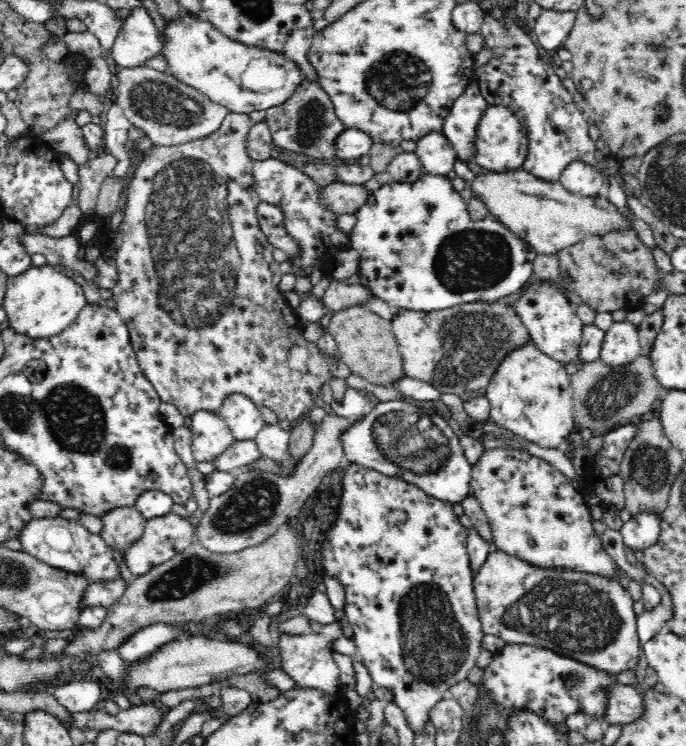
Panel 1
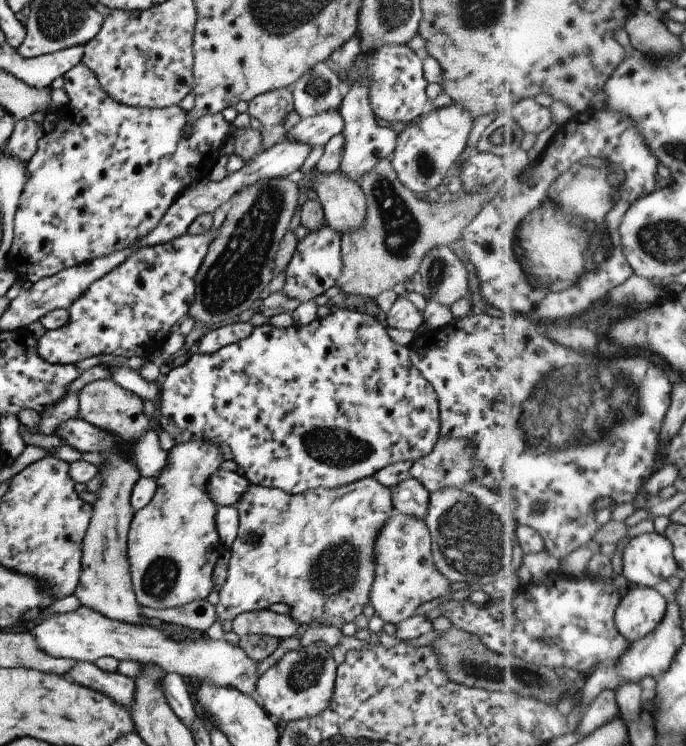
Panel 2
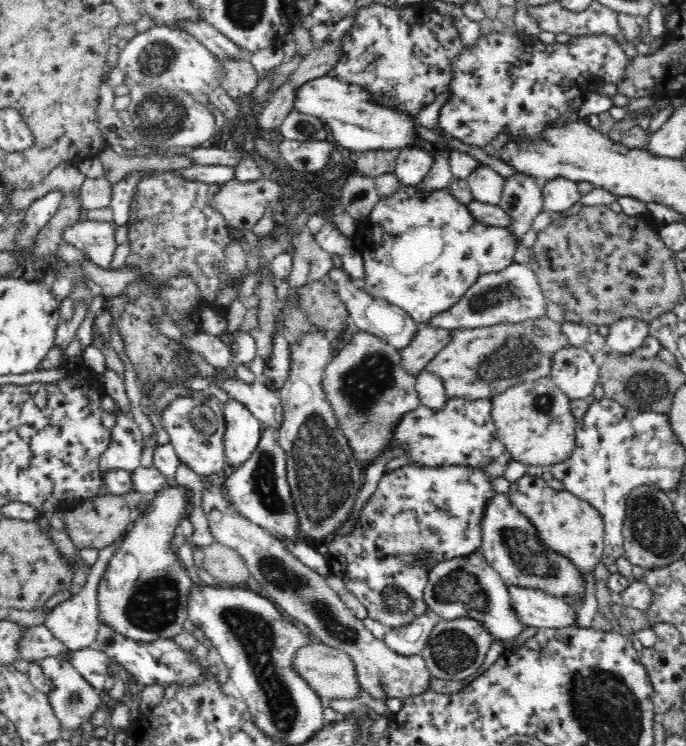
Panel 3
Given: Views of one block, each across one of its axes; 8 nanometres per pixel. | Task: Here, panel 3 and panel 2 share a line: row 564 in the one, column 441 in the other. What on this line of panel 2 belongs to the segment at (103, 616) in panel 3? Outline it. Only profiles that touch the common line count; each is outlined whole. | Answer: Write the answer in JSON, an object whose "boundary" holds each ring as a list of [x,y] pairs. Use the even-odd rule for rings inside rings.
{"boundary":[[[453,102],[444,108],[429,107],[427,113],[424,112],[409,125],[405,125],[397,134],[396,146],[390,158],[400,182],[423,197],[430,190],[438,188],[450,166],[455,165],[466,148],[466,140],[473,124],[473,116]]]}

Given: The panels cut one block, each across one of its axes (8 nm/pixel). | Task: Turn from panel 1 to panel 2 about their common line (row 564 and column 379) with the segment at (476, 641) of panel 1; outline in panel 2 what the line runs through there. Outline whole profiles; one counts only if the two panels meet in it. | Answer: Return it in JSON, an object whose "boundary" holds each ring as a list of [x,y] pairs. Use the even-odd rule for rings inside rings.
{"boundary":[[[336,308],[327,317],[316,318],[306,326],[293,324],[285,329],[277,329],[270,324],[264,324],[255,327],[250,336],[226,345],[212,354],[200,354],[193,350],[182,366],[173,368],[159,383],[158,424],[174,438],[176,445],[192,440],[214,443],[220,447],[223,460],[234,460],[237,466],[244,468],[244,476],[252,485],[262,484],[264,487],[274,487],[293,495],[308,493],[314,488],[335,489],[346,486],[372,477],[385,466],[400,461],[413,463],[428,455],[440,436],[439,402],[432,384],[412,364],[408,346],[399,345],[389,338],[384,326],[364,312]]]}

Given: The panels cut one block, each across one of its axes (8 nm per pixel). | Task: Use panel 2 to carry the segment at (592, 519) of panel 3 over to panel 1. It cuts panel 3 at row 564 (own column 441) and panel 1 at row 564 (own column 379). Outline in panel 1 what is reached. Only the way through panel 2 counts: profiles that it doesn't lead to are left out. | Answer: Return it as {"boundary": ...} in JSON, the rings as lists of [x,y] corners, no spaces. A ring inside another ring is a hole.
{"boundary":[[[511,446],[486,449],[486,452],[478,458],[478,462],[471,466],[470,488],[488,519],[496,550],[532,563],[534,566],[574,569],[604,575],[608,579],[619,579],[616,574],[620,568],[604,550],[602,541],[594,531],[589,504],[585,502],[584,493],[576,491],[566,475],[546,460]]]}

